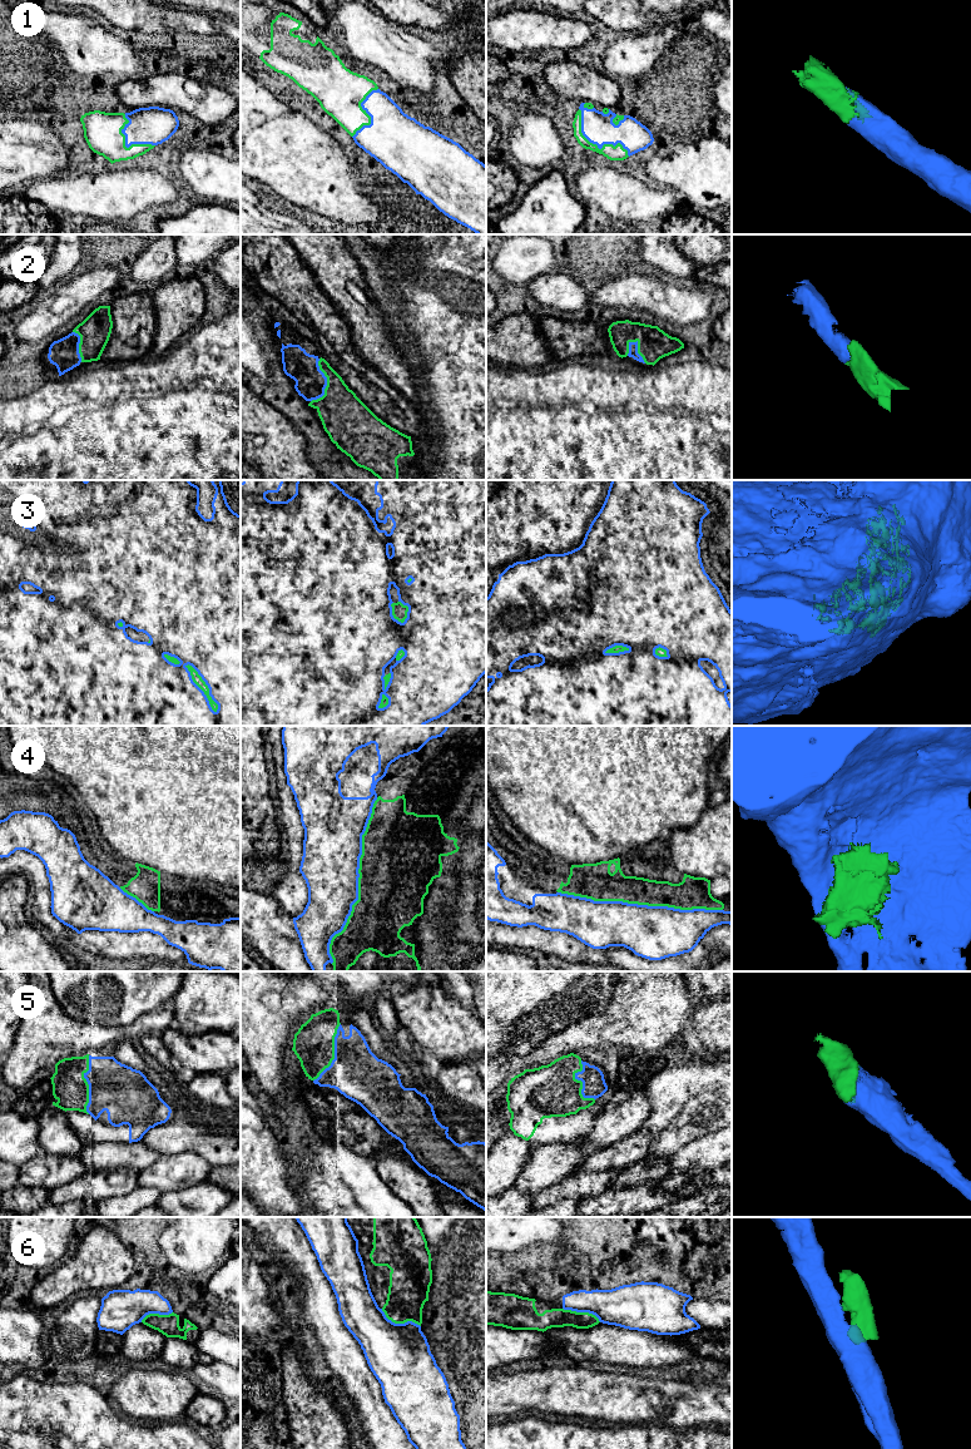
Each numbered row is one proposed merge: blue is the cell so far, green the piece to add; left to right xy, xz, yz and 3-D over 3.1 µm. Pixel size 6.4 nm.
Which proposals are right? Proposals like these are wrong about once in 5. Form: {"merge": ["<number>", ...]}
{"merge": ["1", "2", "3", "5"]}

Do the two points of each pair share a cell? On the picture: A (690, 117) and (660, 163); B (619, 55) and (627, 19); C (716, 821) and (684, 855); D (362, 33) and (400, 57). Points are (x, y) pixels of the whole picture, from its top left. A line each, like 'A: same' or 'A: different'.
A: different
B: different
C: same
D: same

